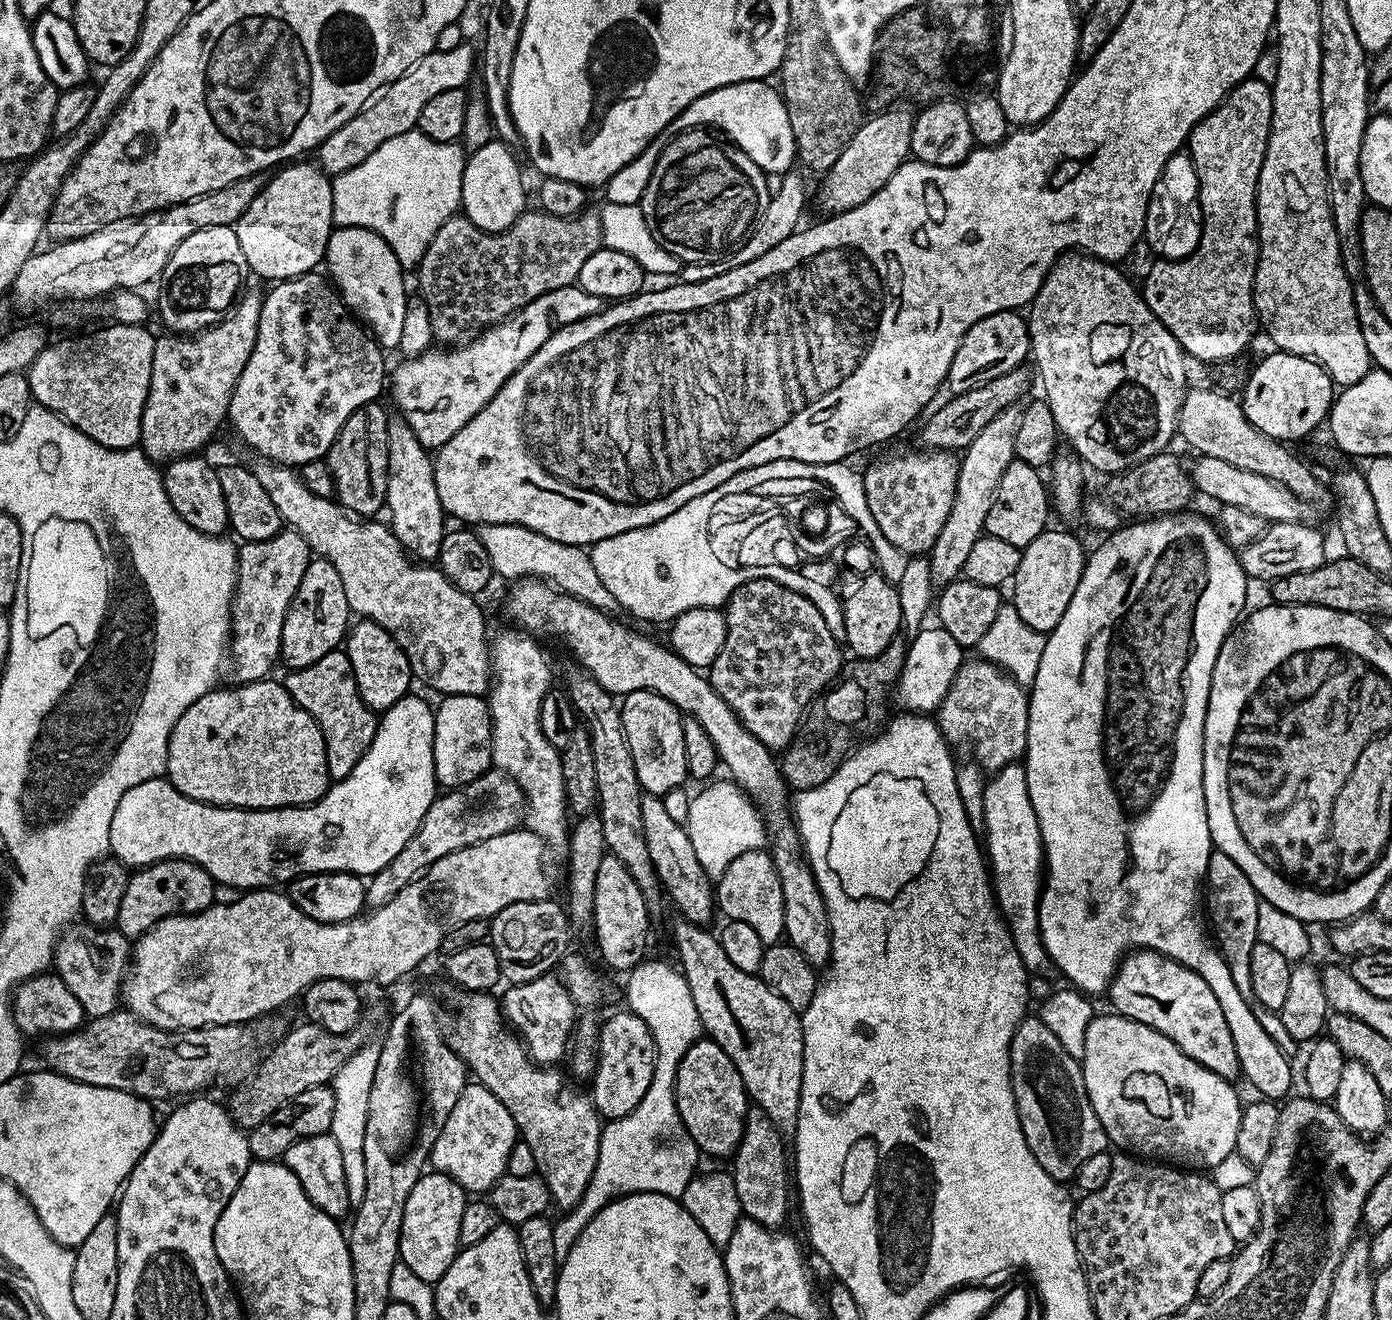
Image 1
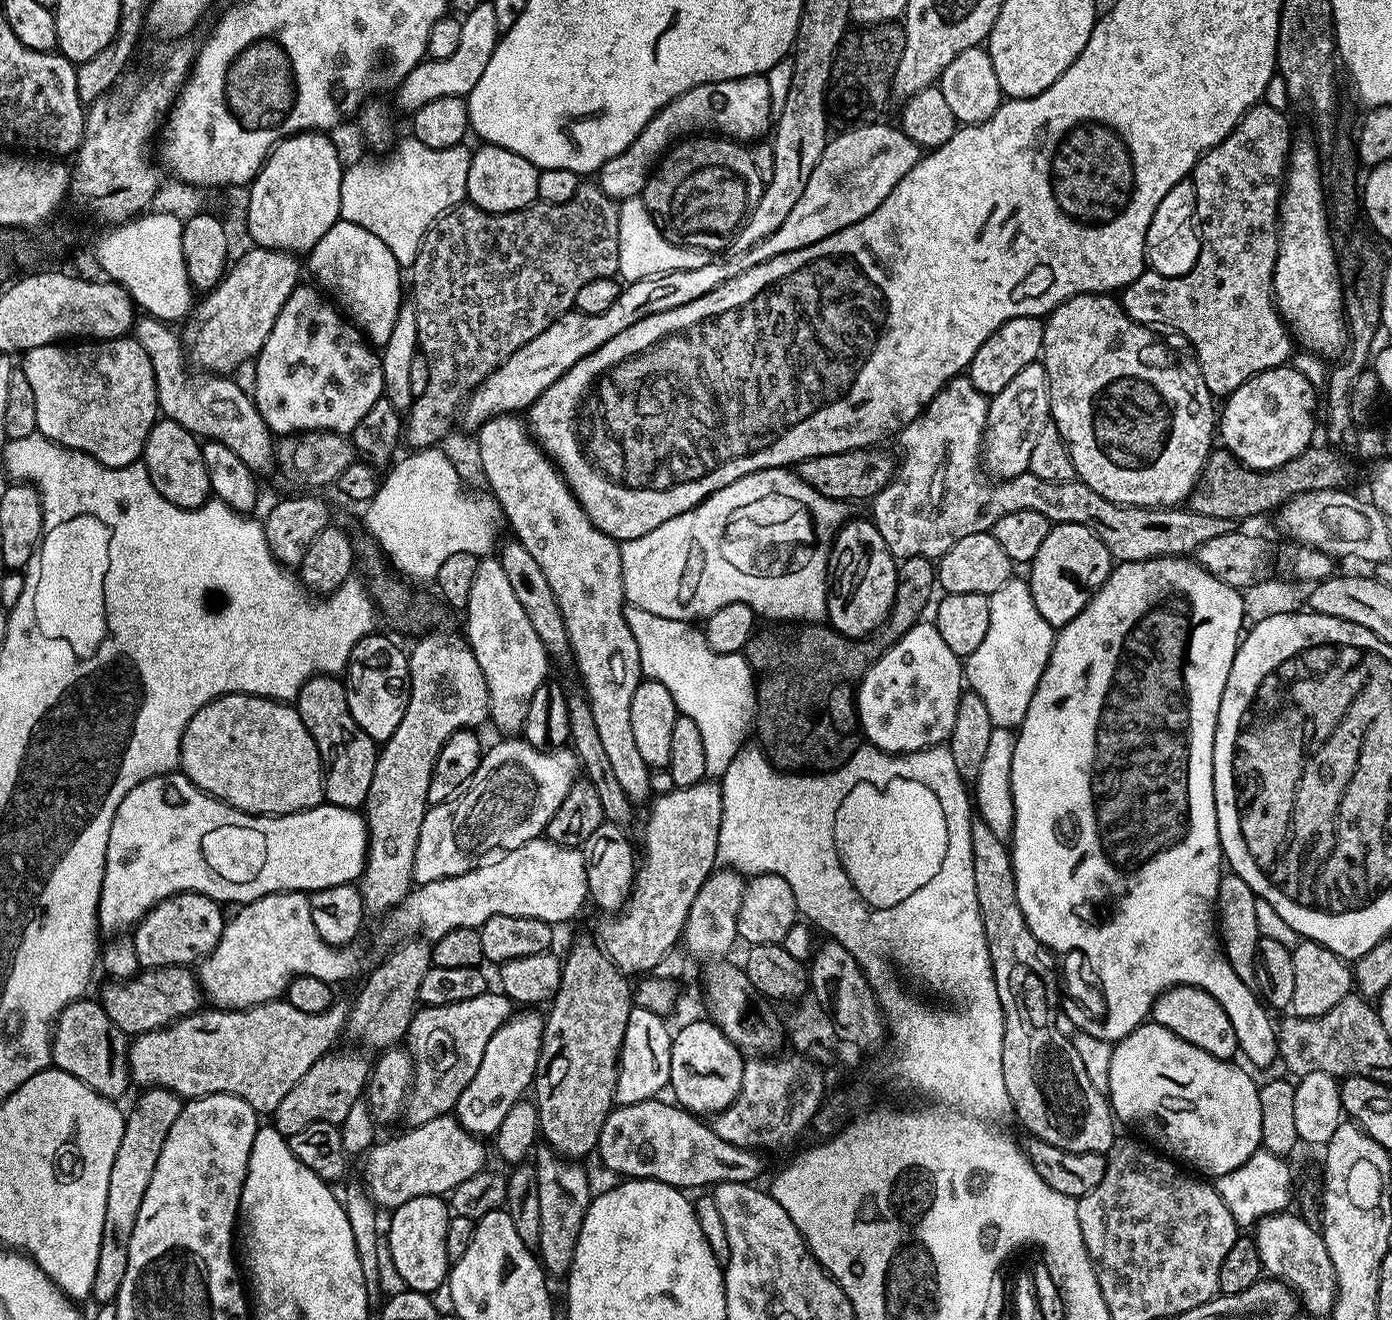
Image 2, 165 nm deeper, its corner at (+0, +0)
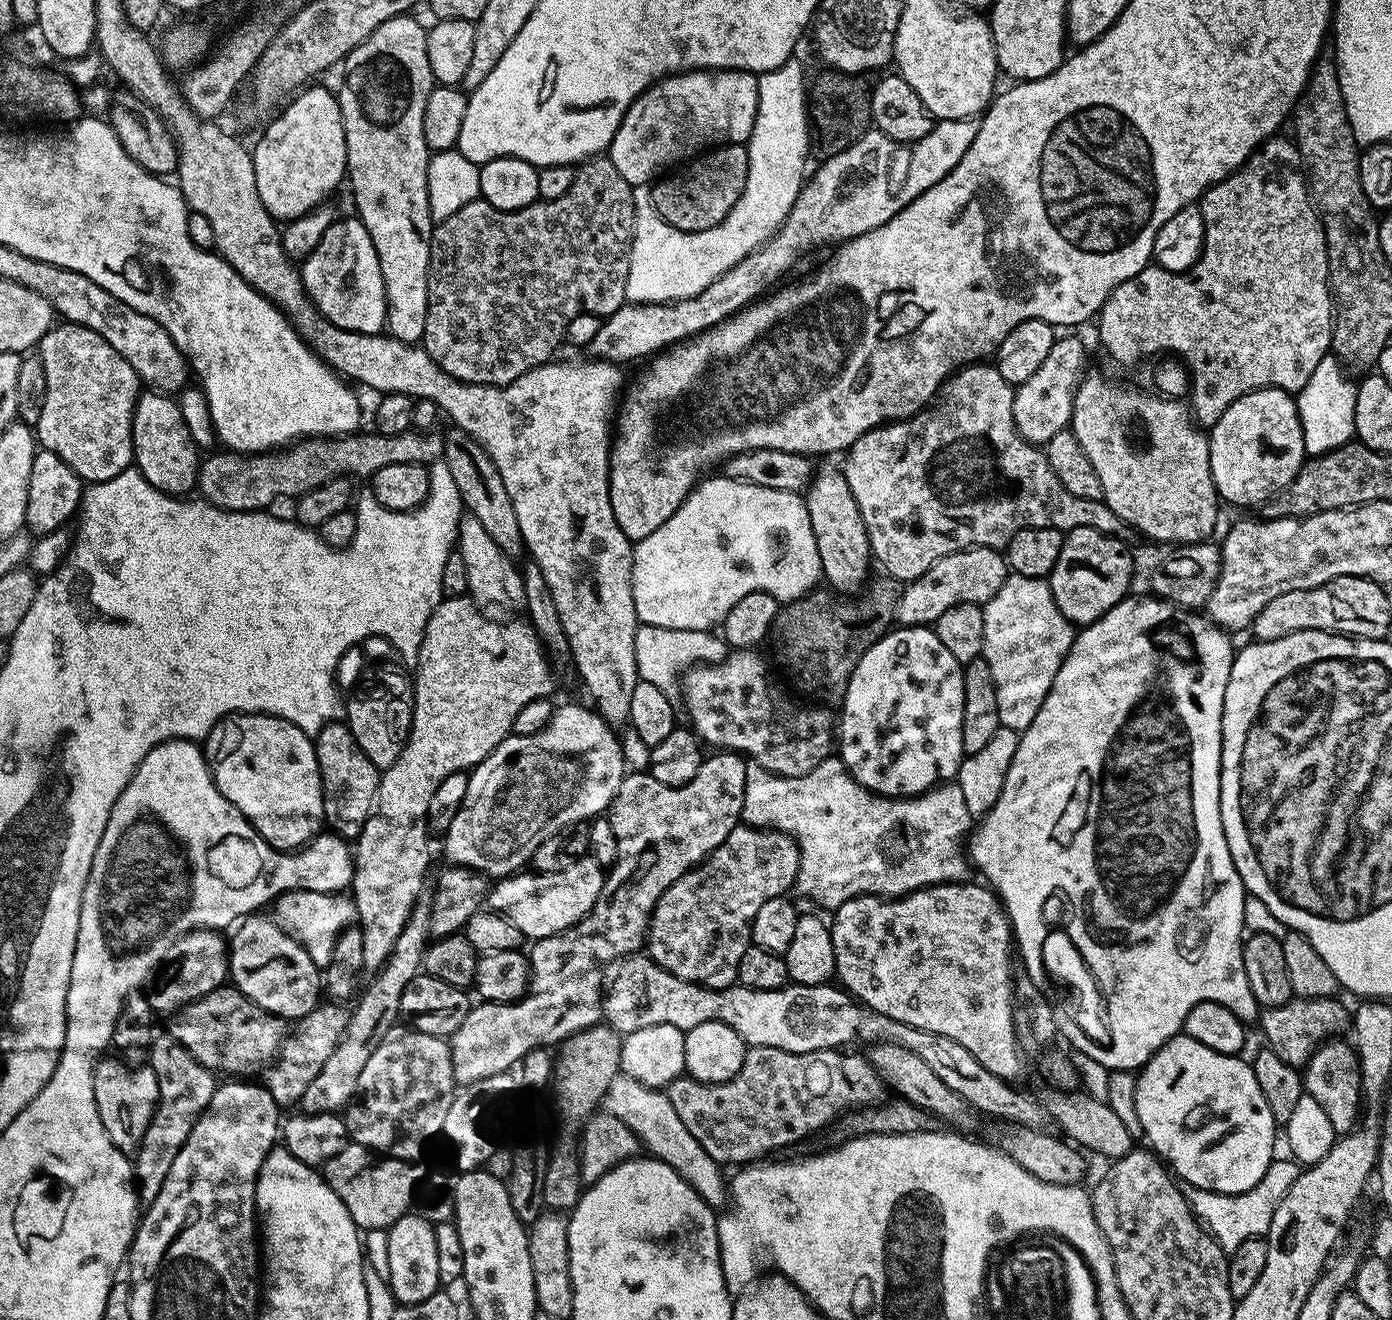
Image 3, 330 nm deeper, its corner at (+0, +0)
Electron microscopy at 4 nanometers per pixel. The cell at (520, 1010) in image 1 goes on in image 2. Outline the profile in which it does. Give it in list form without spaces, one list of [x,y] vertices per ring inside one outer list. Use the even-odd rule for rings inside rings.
[[[536,1010],[521,1012],[524,1012],[521,1016],[519,1014],[509,1016],[507,1022],[494,1032],[494,1038],[490,1038],[490,1042],[486,1042],[486,1054],[482,1054],[482,1066],[478,1066],[478,1074],[474,1074],[474,1078],[470,1078],[470,1086],[466,1086],[466,1090],[462,1090],[456,1103],[454,1109],[456,1119],[473,1136],[495,1137],[498,1126],[502,1126],[502,1118],[506,1118],[510,1106],[514,1106],[522,1099],[527,1093],[524,1092],[527,1088],[529,1091],[533,1087],[538,1058],[540,1057],[540,1047],[544,1037],[544,1016],[541,1013],[536,1013],[539,1012]]]

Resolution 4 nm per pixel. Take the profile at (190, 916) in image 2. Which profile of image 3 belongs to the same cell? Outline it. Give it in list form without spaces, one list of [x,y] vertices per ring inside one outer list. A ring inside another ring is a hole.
[[[195,928],[186,933],[172,948],[170,958],[165,960],[162,967],[151,977],[146,988],[146,995],[153,1013],[168,1012],[175,1014],[187,1004],[210,994],[215,988],[225,987],[229,979],[228,950],[219,931],[210,928]]]

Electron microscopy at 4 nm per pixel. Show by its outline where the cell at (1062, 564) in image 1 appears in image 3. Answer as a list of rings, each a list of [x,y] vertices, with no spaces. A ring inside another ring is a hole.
[[[1074,528],[1065,535],[1062,554],[1058,554],[1058,562],[1054,562],[1054,570],[1046,579],[1054,594],[1054,602],[1058,602],[1058,610],[1062,610],[1071,624],[1093,624],[1129,595],[1128,587],[1132,584],[1132,552],[1128,546],[1117,536],[1107,536],[1093,528]]]

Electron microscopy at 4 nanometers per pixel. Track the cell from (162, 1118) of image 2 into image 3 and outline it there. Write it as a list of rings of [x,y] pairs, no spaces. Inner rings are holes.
[[[167,1034],[157,1035],[153,1039],[150,1066],[158,1078],[160,1102],[152,1125],[146,1130],[140,1149],[134,1154],[136,1187],[144,1202],[158,1198],[158,1190],[162,1190],[162,1182],[166,1182],[166,1174],[170,1174],[170,1166],[174,1166],[178,1150],[182,1150],[186,1138],[190,1138],[190,1130],[206,1110],[218,1087],[218,1080],[212,1069],[203,1068],[173,1036]]]

